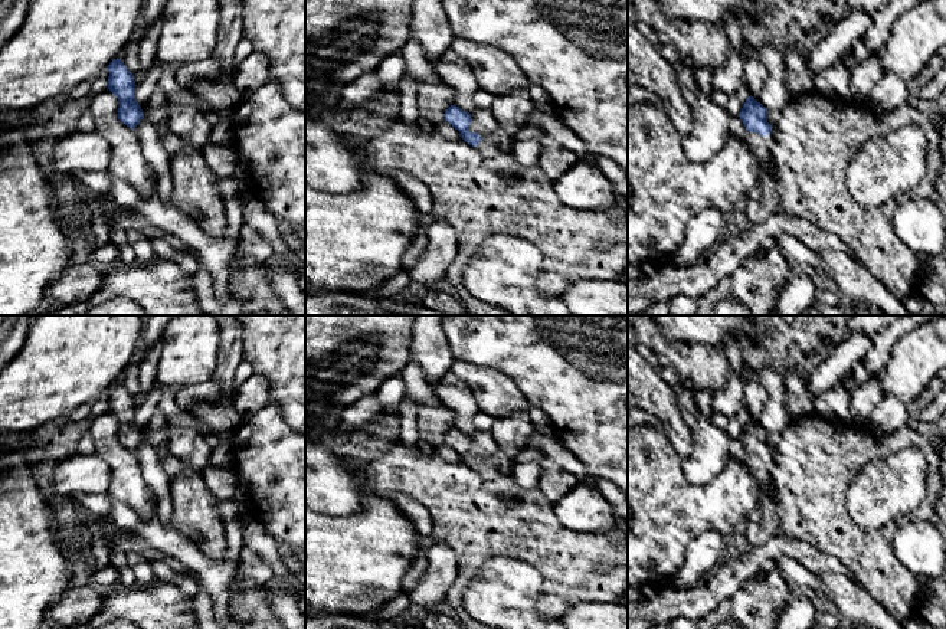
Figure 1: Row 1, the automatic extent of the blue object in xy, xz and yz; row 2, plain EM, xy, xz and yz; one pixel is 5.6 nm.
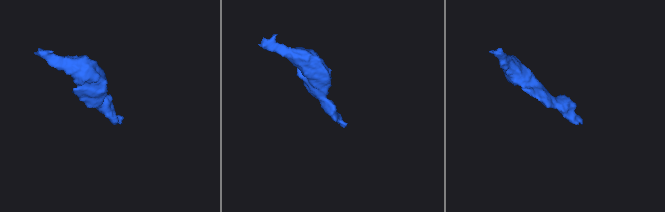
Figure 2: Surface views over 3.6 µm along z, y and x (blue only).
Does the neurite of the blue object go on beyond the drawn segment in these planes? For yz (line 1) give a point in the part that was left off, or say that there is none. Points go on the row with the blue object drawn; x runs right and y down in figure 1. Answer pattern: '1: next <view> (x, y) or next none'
1: next yz (762, 202)

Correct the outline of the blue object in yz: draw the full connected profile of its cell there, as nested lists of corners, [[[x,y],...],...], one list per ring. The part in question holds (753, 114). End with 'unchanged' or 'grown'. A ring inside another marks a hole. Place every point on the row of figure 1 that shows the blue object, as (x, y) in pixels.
[[[752,95],[746,99],[739,117],[749,131],[747,145],[757,161],[760,174],[759,183],[747,193],[744,213],[752,225],[760,225],[767,217],[782,213],[772,154],[773,127],[767,122],[767,108]]]; grown

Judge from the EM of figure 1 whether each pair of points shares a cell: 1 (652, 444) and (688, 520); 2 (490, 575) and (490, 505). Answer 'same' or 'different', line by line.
1: same
2: different

